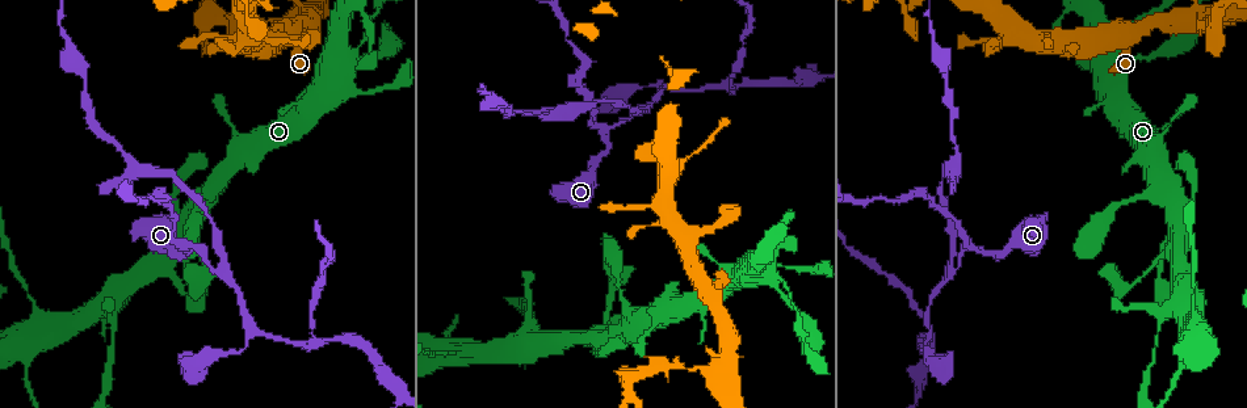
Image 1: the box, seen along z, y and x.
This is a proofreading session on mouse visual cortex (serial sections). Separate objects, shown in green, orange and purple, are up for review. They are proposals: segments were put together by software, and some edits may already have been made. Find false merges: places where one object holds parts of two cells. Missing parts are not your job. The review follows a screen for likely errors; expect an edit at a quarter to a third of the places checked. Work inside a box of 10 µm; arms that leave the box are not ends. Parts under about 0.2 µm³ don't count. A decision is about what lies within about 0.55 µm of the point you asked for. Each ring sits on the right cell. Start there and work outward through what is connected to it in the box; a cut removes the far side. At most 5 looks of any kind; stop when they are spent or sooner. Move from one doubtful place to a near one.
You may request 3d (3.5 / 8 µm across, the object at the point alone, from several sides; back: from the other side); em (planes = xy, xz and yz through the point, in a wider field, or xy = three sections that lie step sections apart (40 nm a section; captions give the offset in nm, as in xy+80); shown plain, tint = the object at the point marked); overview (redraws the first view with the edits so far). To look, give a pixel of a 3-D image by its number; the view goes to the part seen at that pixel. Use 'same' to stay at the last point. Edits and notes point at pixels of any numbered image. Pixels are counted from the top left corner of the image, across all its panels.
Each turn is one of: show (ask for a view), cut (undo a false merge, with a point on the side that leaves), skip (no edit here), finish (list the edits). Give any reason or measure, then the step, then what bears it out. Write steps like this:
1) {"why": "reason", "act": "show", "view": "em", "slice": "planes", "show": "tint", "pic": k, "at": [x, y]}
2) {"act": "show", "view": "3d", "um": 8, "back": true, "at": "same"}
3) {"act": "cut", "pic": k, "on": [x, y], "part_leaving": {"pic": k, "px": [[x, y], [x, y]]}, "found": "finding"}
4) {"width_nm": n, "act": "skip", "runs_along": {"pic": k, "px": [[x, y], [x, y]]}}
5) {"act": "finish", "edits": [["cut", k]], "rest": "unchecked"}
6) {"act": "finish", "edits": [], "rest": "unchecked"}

{"why": "sharp bend", "act": "show", "view": "3d", "um": 3.5, "pic": 1, "at": [647, 110]}

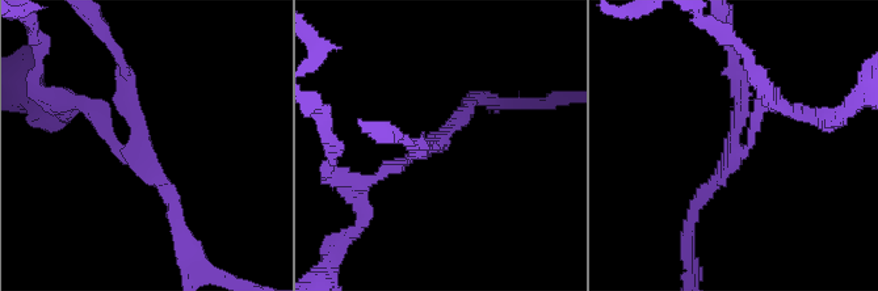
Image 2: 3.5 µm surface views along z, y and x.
{"arms": 3, "arm_widths_nm": [150, 200, 200], "act": "show", "view": "em", "slice": "xy", "step": 3, "show": "tint", "pic": 2, "at": [134, 146]}

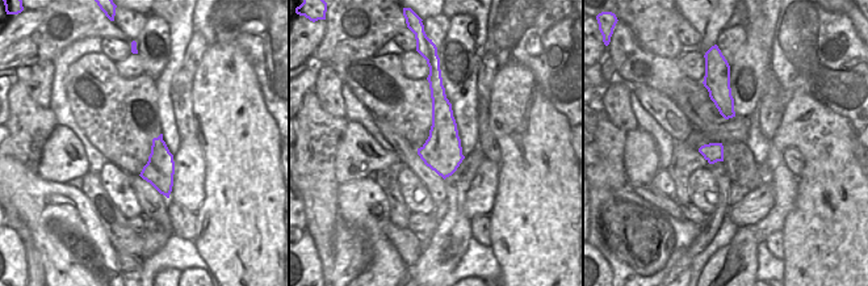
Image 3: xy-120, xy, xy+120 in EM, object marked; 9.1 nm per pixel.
{"act": "skip", "found": "continuous, no second cell"}

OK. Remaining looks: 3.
{"why": "three arms meet", "act": "show", "view": "em", "slice": "xy", "step": 1, "show": "tint", "pic": 1, "at": [532, 333]}

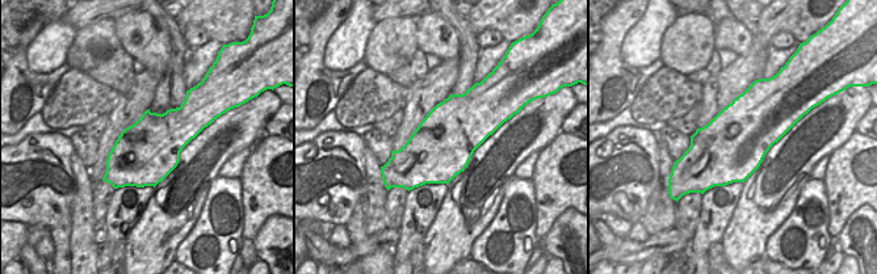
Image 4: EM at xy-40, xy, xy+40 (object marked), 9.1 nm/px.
{"why": "wider look", "act": "show", "view": "3d", "um": 3.5, "at": "same"}

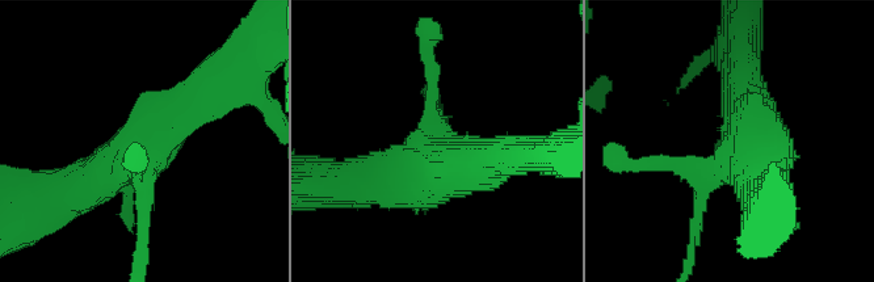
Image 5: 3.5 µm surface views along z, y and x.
{"act": "skip", "runs_along": {"pic": 5, "px": [[198, 93], [122, 163], [58, 198]]}, "found": "one cell here"}

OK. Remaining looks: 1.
{"act": "finish", "edits": [], "rest": "unchecked"}

